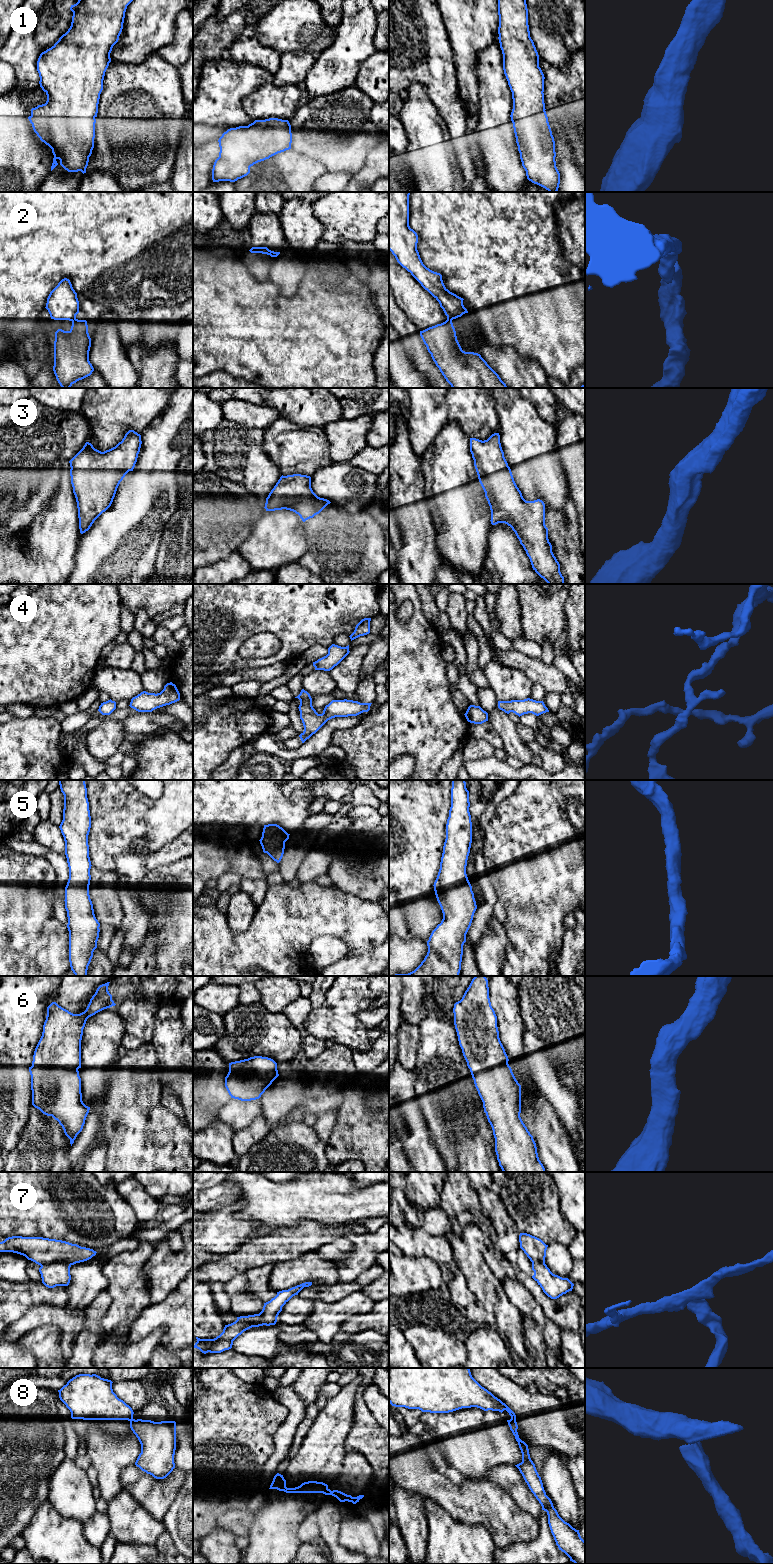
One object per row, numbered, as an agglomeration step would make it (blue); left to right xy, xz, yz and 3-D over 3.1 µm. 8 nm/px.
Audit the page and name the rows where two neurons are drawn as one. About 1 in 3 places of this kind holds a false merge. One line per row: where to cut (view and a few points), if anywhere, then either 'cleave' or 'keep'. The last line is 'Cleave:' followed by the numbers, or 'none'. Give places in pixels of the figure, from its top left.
1: cut none; keep
2: cut yz (447, 319), (451, 320); cleave
3: cut none; keep
4: cut none; keep
5: cut none; keep
6: cut none; keep
7: cut xy (70, 1264), (55, 1262), (41, 1266); cleave
8: cut xz (327, 1489), (328, 1494); cleave
Cleave: 2, 7, 8

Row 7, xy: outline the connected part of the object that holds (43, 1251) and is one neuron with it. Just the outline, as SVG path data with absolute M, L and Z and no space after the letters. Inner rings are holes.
M22 1236L8 1237L0 1242L0 1252L23 1255L40 1266L55 1262L74 1265L91 1259L97 1253L93 1249L62 1240Z

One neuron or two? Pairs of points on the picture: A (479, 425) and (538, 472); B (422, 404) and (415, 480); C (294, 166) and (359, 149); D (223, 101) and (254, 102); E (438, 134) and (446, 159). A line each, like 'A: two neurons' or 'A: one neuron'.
A: two neurons
B: two neurons
C: two neurons
D: two neurons
E: one neuron

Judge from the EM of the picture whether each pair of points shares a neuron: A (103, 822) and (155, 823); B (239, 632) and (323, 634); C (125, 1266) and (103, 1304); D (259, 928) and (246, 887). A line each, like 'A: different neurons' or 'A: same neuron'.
A: same neuron
B: same neuron
C: different neurons
D: different neurons

